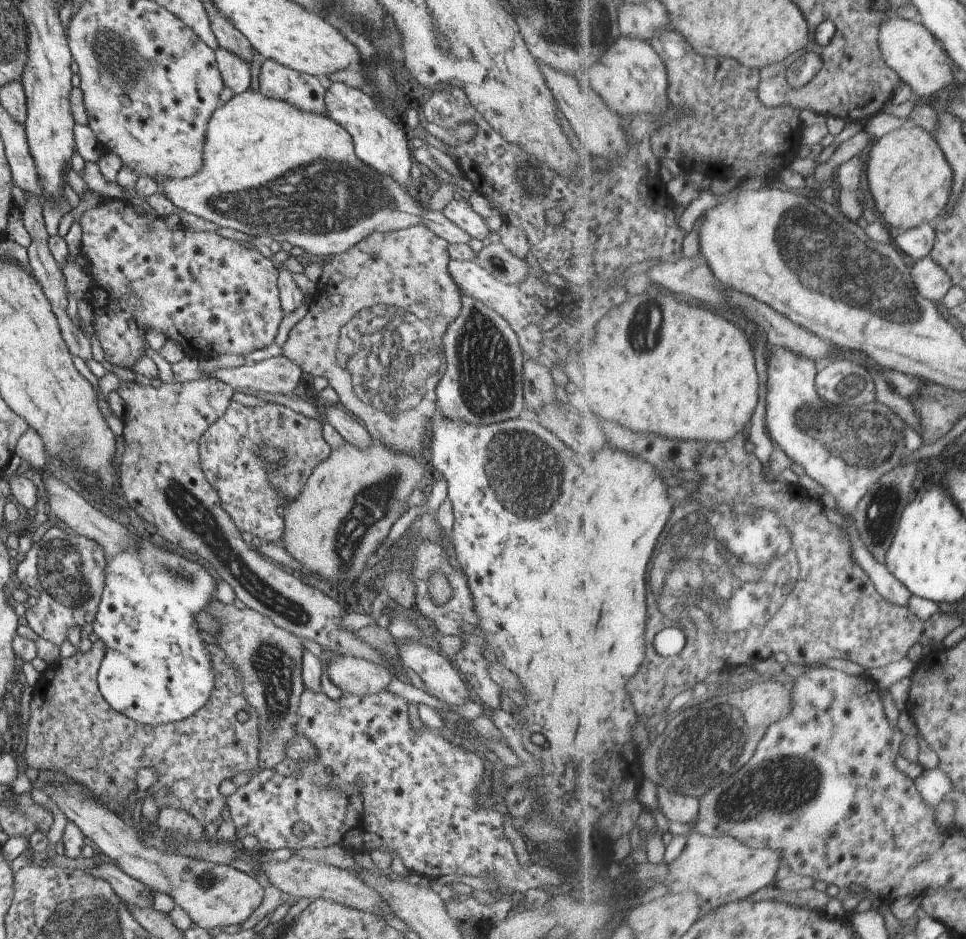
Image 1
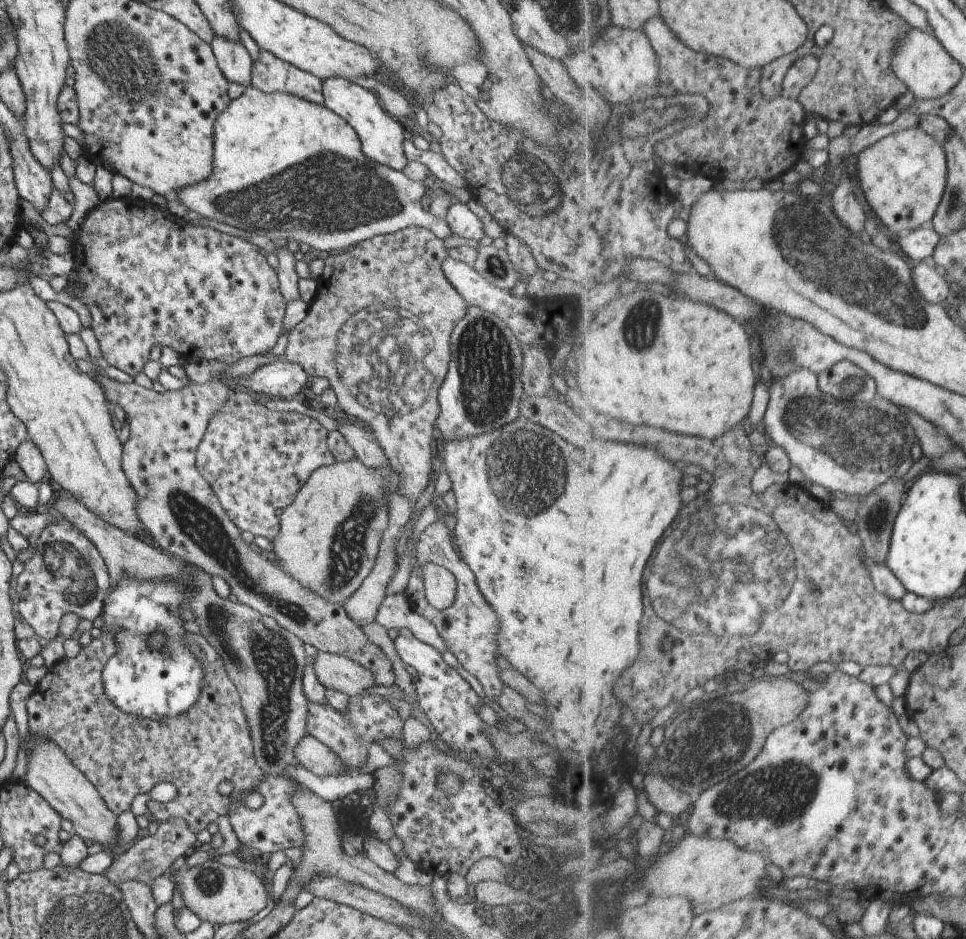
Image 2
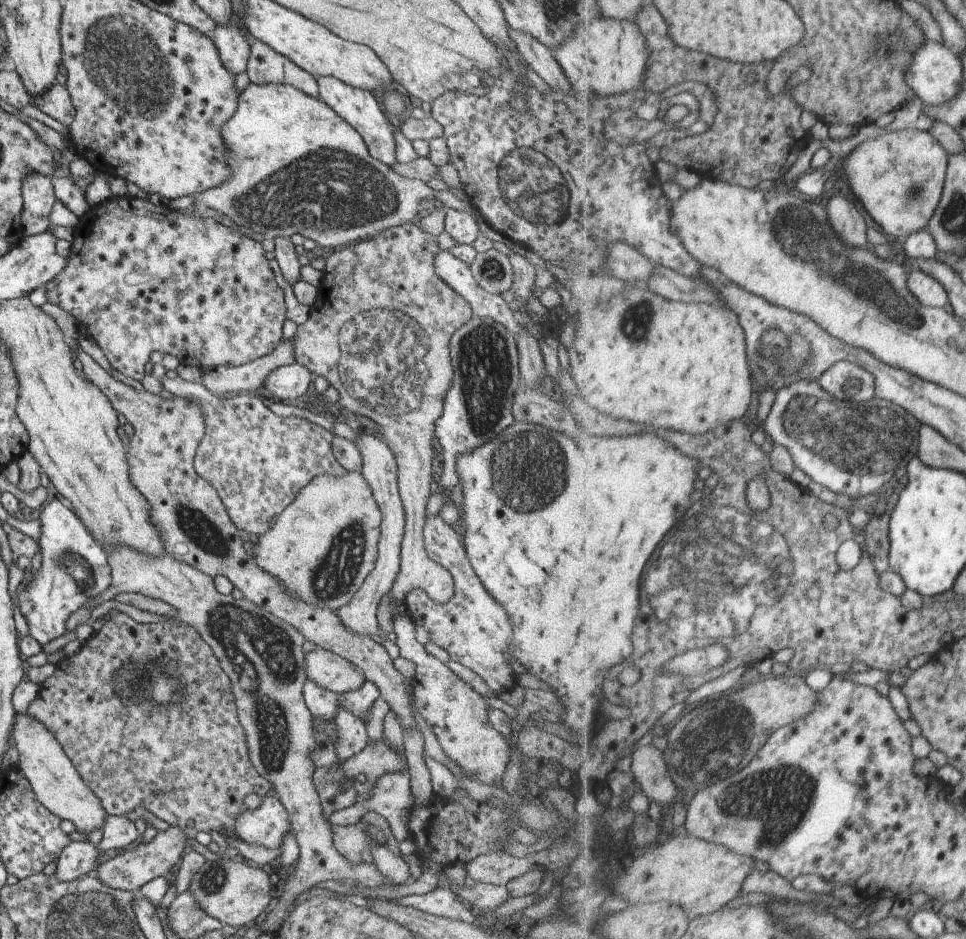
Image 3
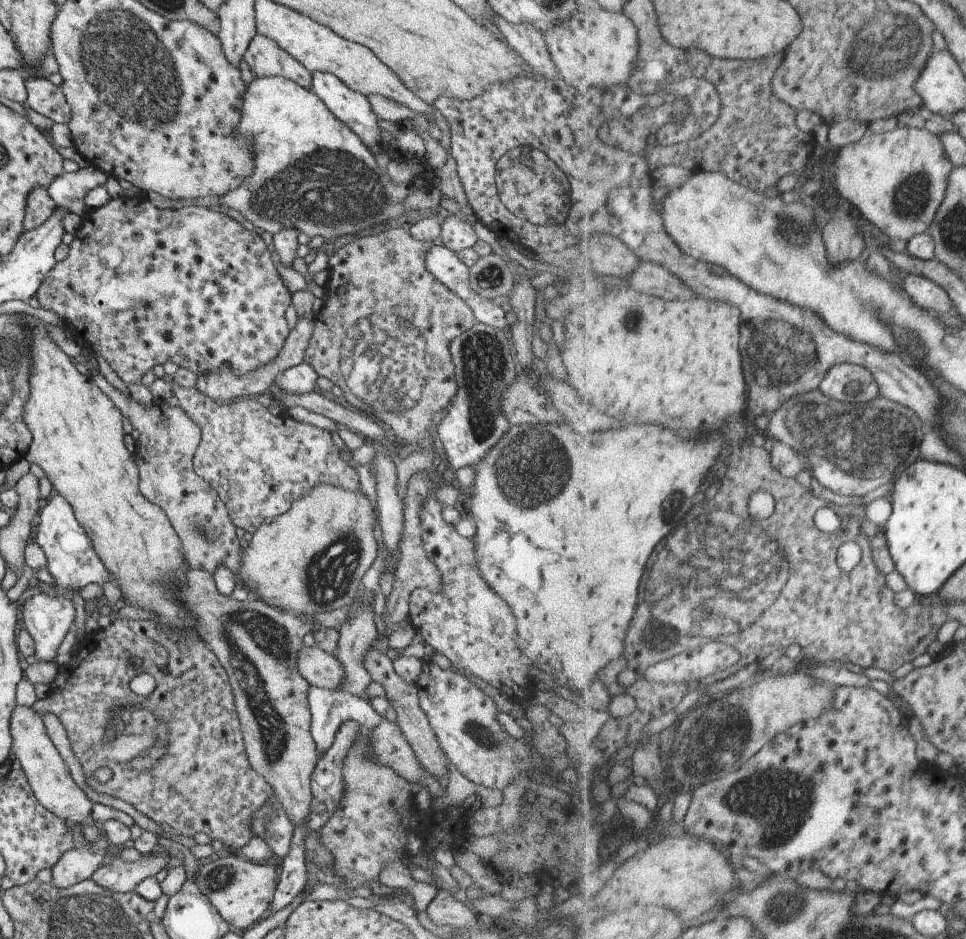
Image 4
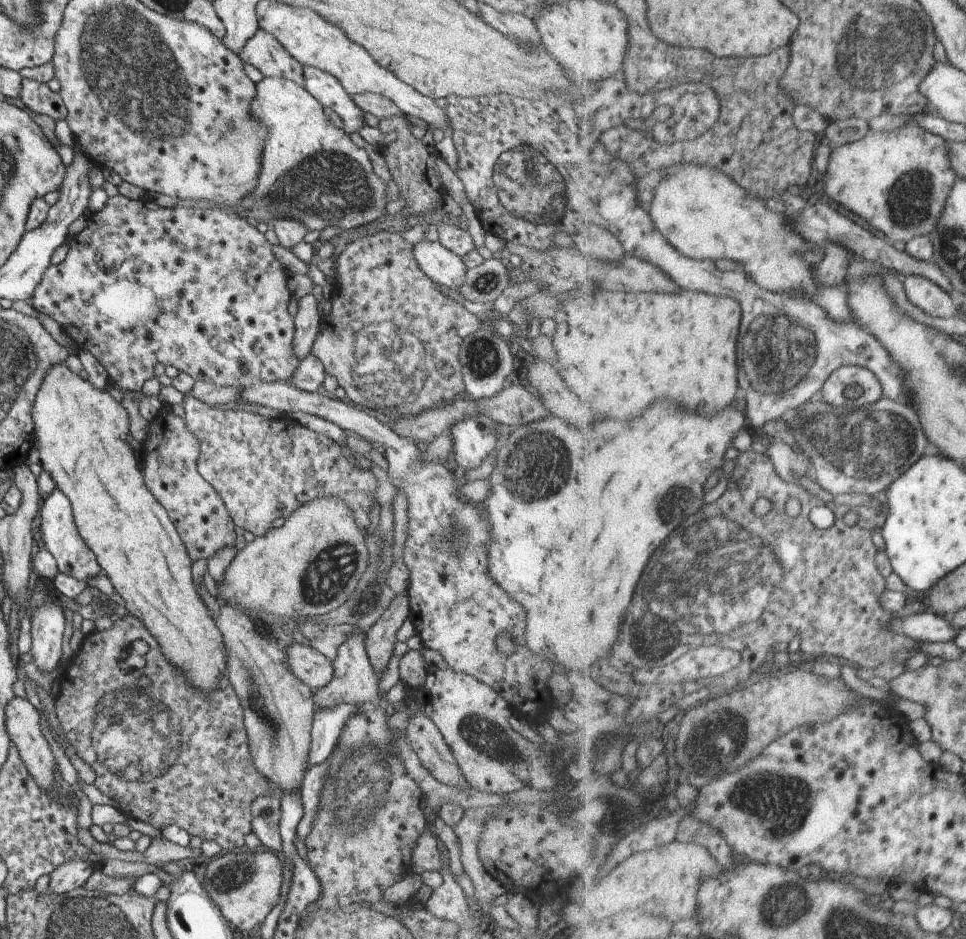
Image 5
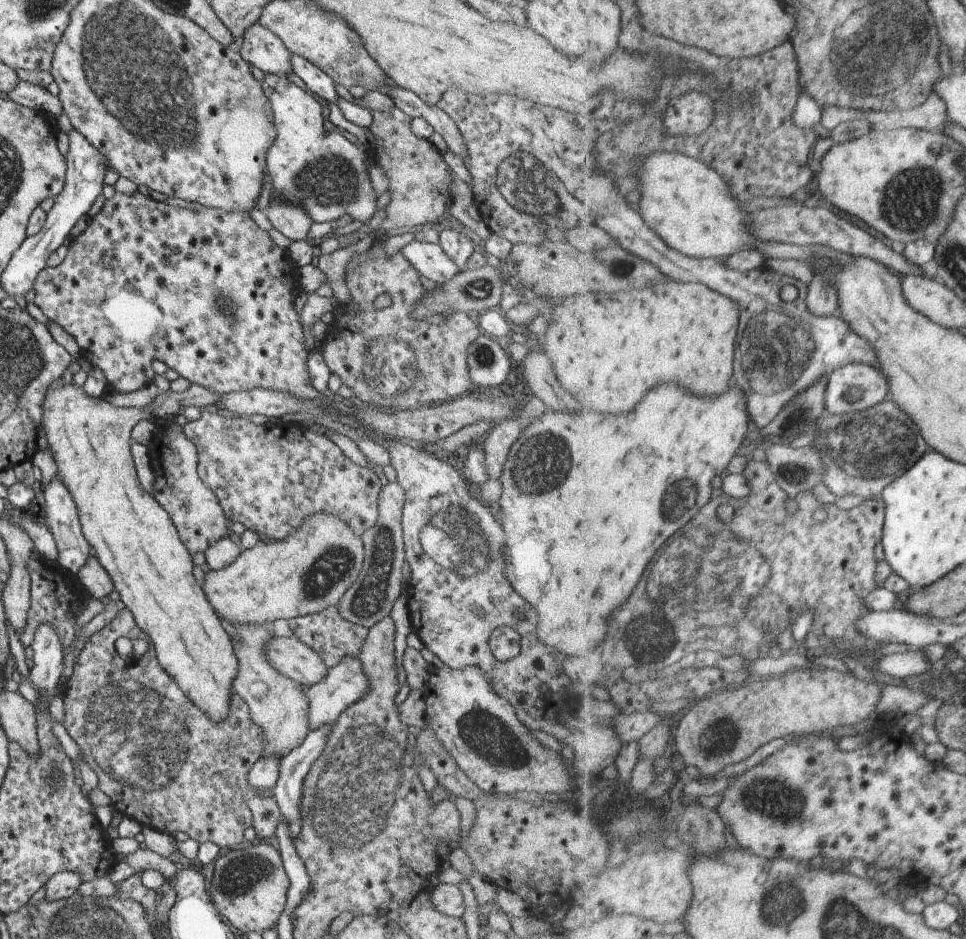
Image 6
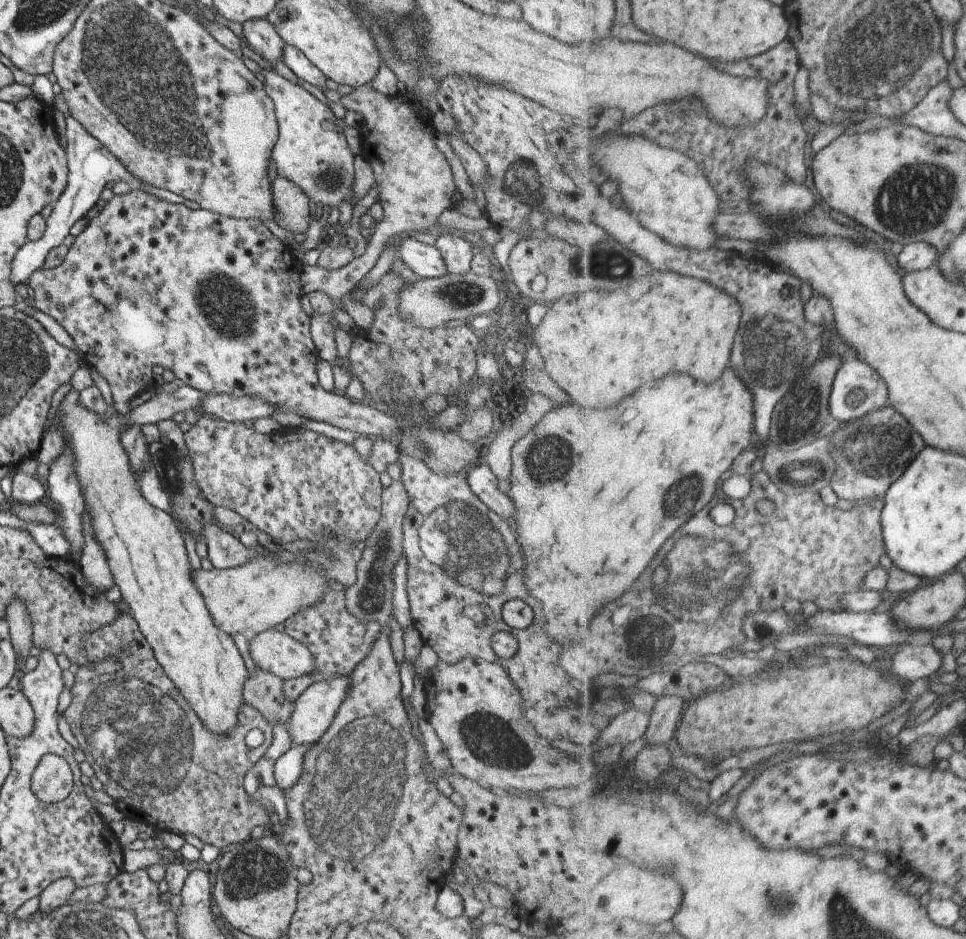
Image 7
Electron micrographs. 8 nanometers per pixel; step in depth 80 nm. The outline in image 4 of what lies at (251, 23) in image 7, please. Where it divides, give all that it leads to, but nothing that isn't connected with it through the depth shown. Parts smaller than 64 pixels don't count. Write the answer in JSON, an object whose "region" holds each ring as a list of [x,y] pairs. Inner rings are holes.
{"region":[[[256,33],[249,41],[242,59],[255,78],[281,77],[310,90],[310,73],[268,36]]]}

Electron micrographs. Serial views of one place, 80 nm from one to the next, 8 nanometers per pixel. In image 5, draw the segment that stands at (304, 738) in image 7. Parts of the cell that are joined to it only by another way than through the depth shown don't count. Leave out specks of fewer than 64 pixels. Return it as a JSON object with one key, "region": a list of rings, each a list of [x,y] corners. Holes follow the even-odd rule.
{"region":[[[357,629],[346,637],[344,642],[338,646],[336,657],[332,660],[332,677],[325,686],[317,687],[312,691],[312,702],[315,707],[330,709],[331,707],[351,703],[362,705],[380,701],[377,692],[378,678],[369,664],[364,649],[365,631]]]}

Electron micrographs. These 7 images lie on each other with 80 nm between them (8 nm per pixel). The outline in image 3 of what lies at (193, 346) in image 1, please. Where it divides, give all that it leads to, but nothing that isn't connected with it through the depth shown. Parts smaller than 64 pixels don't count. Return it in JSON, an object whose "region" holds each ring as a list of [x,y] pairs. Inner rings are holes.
{"region":[[[125,195],[113,196],[99,206],[91,206],[78,217],[78,222],[73,229],[74,238],[70,242],[65,266],[44,284],[45,302],[59,306],[61,310],[69,312],[75,318],[79,335],[93,338],[114,372],[120,372],[123,376],[130,376],[139,381],[145,375],[147,361],[163,355],[174,356],[181,364],[195,366],[201,371],[211,370],[221,365],[239,366],[268,355],[283,340],[281,326],[286,316],[284,292],[275,283],[268,260],[263,257],[261,243],[244,236],[243,232],[236,231],[237,228],[234,227],[233,222],[201,209],[194,210],[190,214],[182,214],[165,205],[152,205],[148,202],[140,204]]]}

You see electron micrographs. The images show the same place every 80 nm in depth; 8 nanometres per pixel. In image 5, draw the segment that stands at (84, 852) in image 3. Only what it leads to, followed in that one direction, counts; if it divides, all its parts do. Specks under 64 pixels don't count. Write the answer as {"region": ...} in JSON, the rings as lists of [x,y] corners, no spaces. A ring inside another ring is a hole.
{"region":[[[92,856],[87,859],[71,859],[54,868],[48,874],[48,892],[54,895],[63,895],[74,888],[81,887],[99,864],[96,862],[94,865],[91,858]]]}

